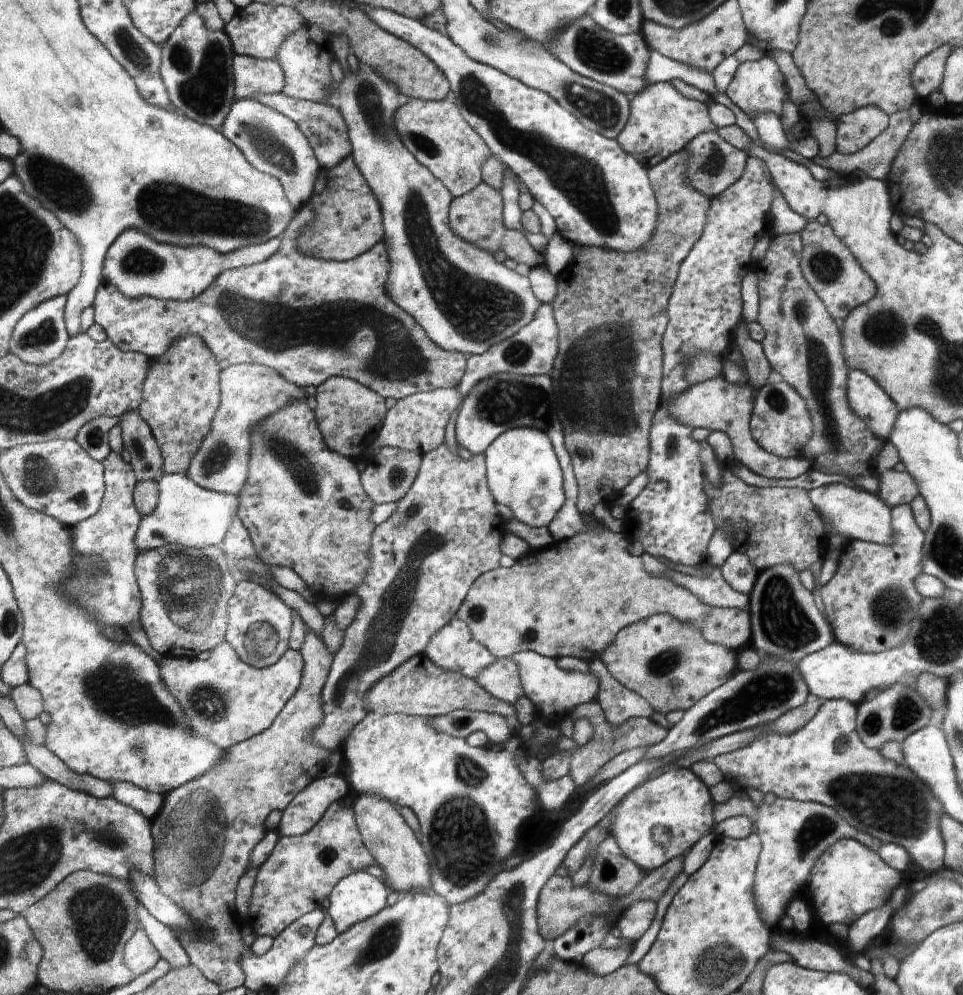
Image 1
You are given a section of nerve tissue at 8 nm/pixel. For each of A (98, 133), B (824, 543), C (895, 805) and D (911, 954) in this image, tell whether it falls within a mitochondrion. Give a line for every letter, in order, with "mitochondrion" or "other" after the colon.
A: other
B: other
C: mitochondrion
D: other

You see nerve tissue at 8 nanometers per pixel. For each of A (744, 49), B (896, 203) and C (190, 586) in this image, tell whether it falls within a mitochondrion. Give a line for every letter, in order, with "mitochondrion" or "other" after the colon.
A: other
B: other
C: mitochondrion

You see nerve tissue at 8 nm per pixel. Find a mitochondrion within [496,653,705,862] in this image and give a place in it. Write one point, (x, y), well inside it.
(657, 835)

